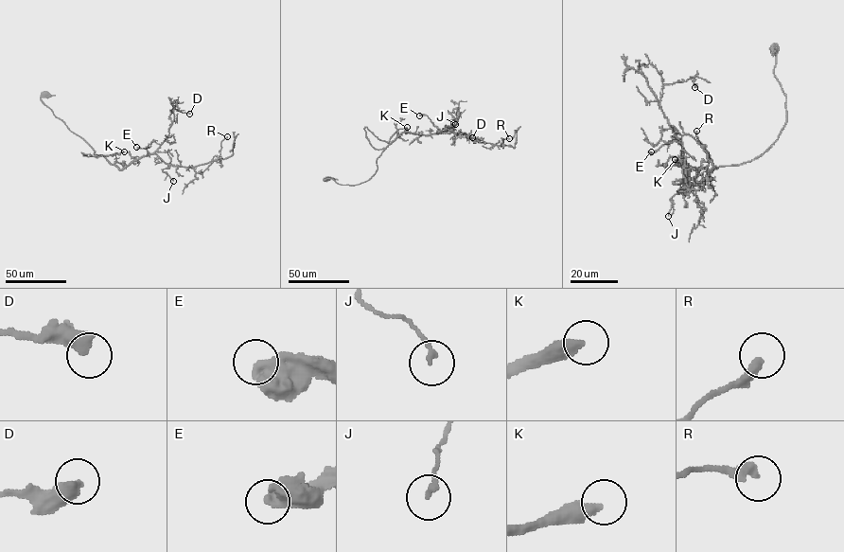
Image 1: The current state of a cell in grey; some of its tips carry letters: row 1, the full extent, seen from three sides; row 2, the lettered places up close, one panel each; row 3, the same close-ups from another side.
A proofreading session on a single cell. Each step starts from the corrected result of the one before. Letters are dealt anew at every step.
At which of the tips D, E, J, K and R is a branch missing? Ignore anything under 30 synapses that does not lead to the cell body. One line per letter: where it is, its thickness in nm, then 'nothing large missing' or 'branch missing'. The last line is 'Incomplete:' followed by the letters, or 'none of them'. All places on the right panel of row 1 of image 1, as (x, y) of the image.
D: at (694, 87); 500 nm thick; nothing large missing
E: at (651, 151); 600 nm thick; nothing large missing
J: at (668, 216); 160 nm thick; nothing large missing
K: at (675, 159); 400 nm thick; branch missing
R: at (696, 131); 300 nm thick; nothing large missing
Incomplete: K

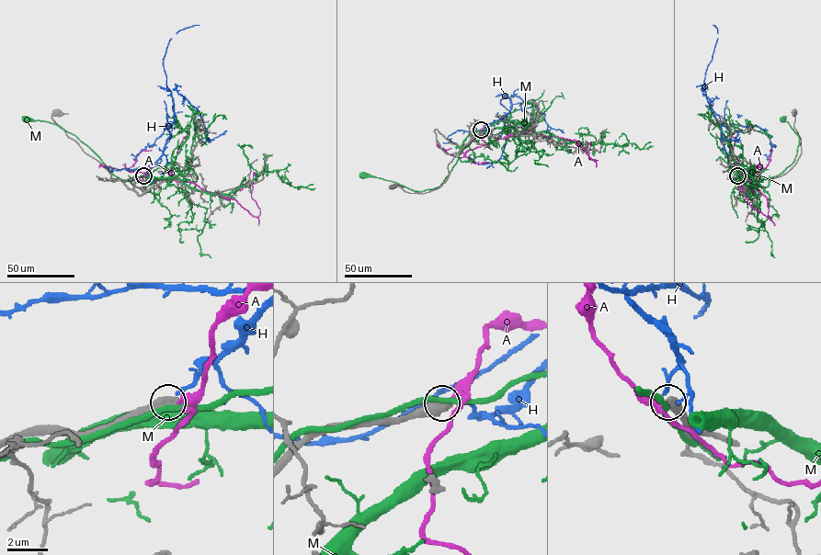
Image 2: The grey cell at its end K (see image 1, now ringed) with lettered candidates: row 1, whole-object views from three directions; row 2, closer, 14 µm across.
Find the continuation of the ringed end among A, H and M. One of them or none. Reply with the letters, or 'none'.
none

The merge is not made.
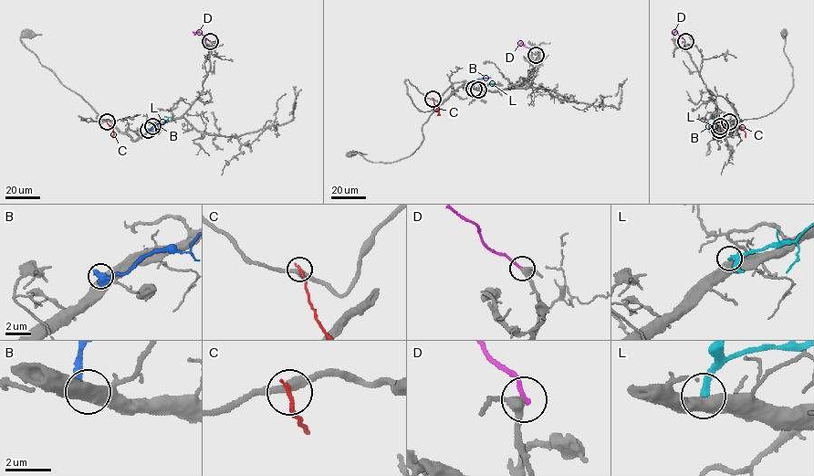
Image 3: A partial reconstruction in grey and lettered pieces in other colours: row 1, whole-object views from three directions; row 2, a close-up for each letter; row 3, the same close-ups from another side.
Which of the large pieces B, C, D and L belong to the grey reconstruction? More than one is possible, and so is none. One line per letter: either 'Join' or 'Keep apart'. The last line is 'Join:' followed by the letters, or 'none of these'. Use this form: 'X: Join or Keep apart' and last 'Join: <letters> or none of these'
B: Keep apart
C: Keep apart
D: Keep apart
L: Keep apart
Join: none of these

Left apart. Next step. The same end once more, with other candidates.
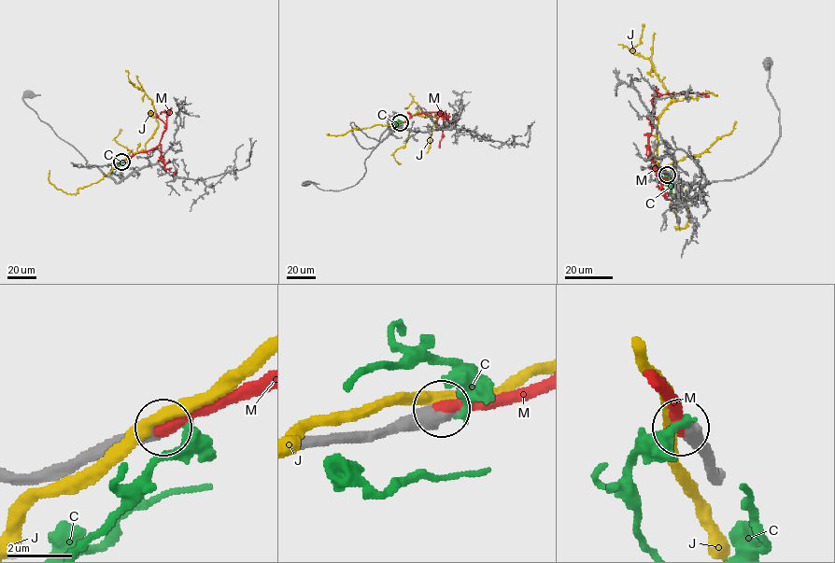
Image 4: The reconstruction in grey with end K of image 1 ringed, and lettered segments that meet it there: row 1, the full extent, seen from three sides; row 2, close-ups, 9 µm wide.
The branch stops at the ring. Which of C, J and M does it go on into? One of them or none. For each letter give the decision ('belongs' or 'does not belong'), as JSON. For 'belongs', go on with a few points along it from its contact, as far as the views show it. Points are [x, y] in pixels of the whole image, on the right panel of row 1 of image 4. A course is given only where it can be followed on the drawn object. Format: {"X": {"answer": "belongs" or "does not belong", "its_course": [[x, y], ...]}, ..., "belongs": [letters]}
{"C": {"answer": "does not belong"}, "J": {"answer": "does not belong"}, "M": {"answer": "belongs", "its_course": [[668, 175], [651, 160], [648, 137], [652, 102], [667, 93], [699, 93], [709, 97]]}, "belongs": ["M"]}

